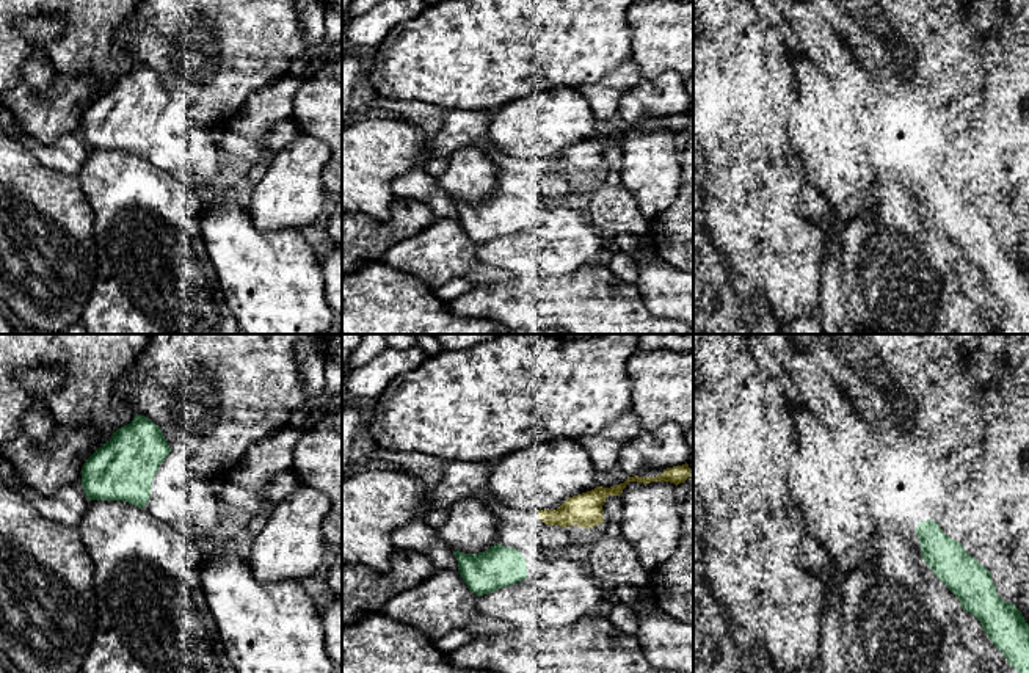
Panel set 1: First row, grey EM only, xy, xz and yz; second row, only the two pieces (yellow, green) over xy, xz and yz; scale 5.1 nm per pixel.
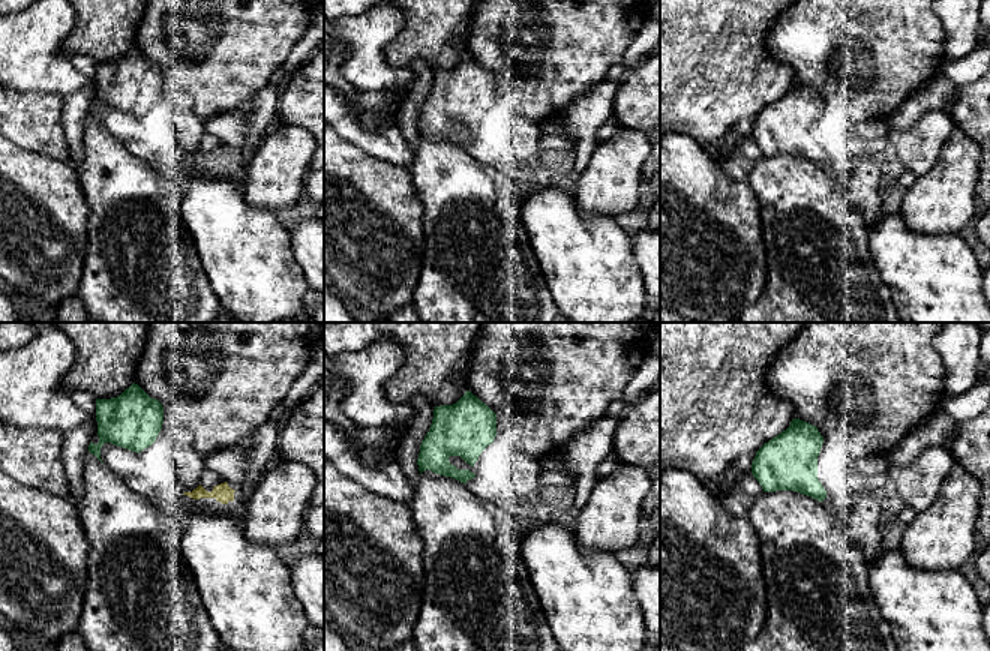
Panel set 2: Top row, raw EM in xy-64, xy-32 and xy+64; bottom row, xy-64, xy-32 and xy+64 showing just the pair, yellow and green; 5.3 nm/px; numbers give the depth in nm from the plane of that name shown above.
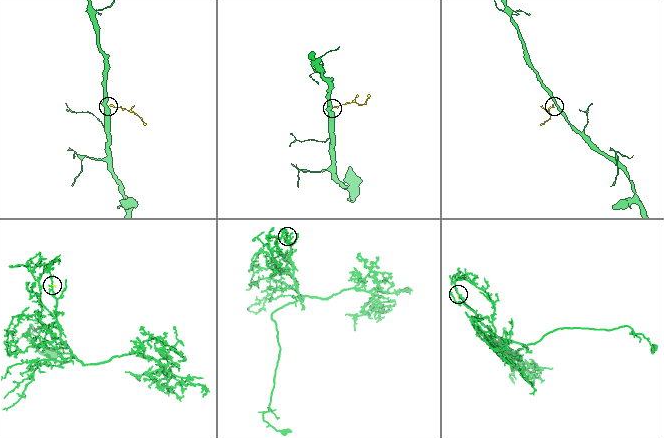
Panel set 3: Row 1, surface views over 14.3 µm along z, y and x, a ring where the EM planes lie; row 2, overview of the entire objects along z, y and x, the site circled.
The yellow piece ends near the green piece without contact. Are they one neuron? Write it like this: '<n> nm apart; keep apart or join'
200 nm apart; keep apart

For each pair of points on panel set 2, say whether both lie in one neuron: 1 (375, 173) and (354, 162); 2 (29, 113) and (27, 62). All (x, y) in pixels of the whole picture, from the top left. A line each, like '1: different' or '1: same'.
1: same
2: different

